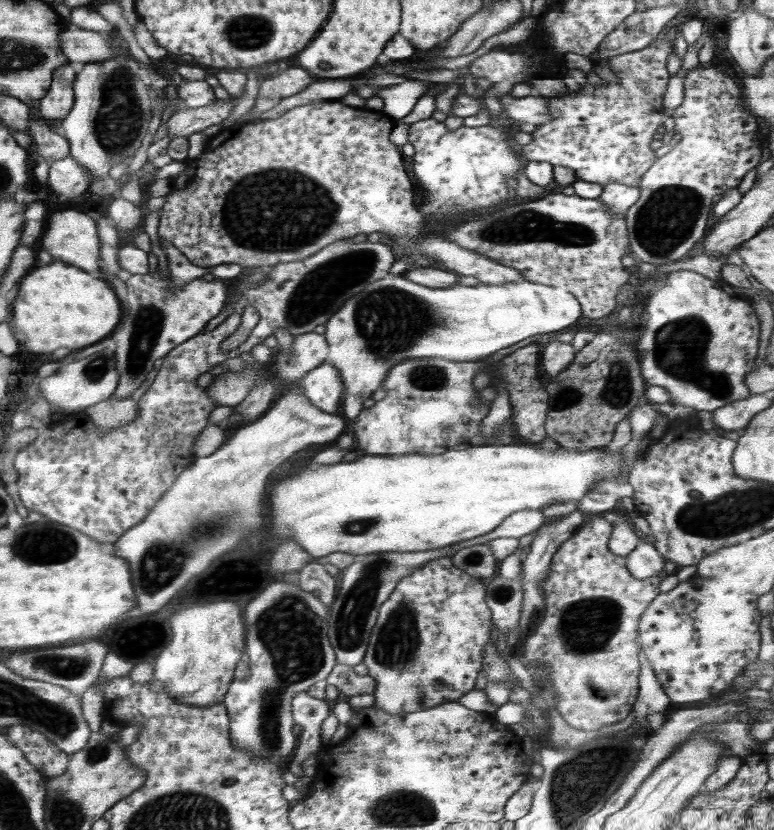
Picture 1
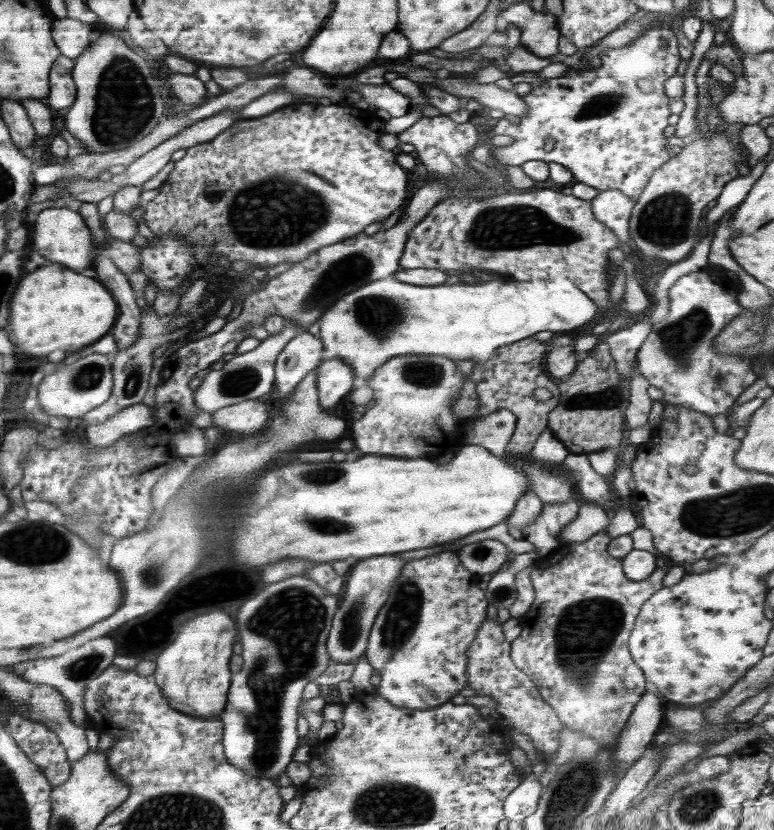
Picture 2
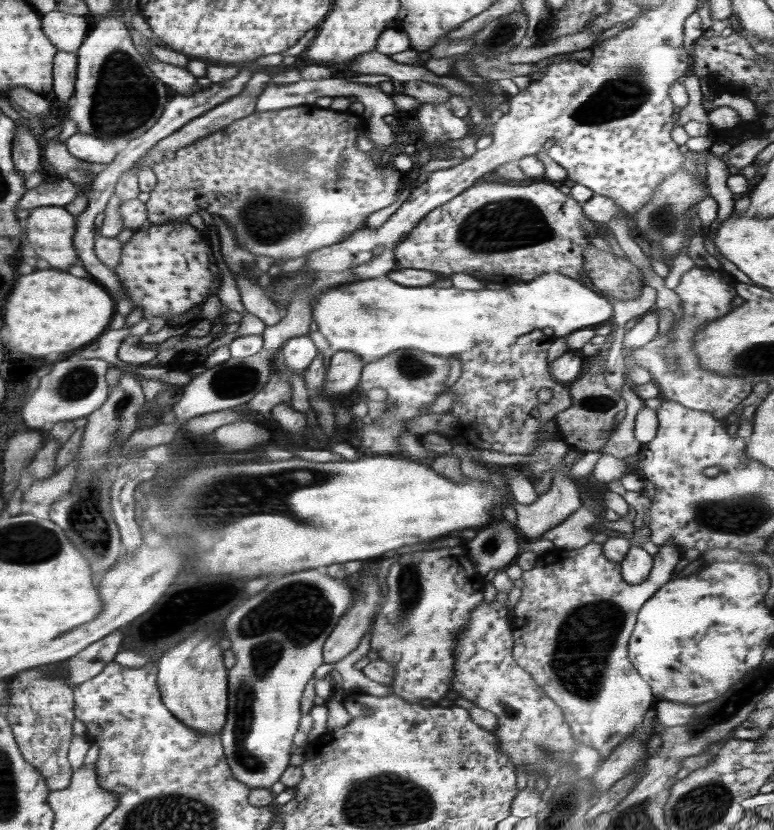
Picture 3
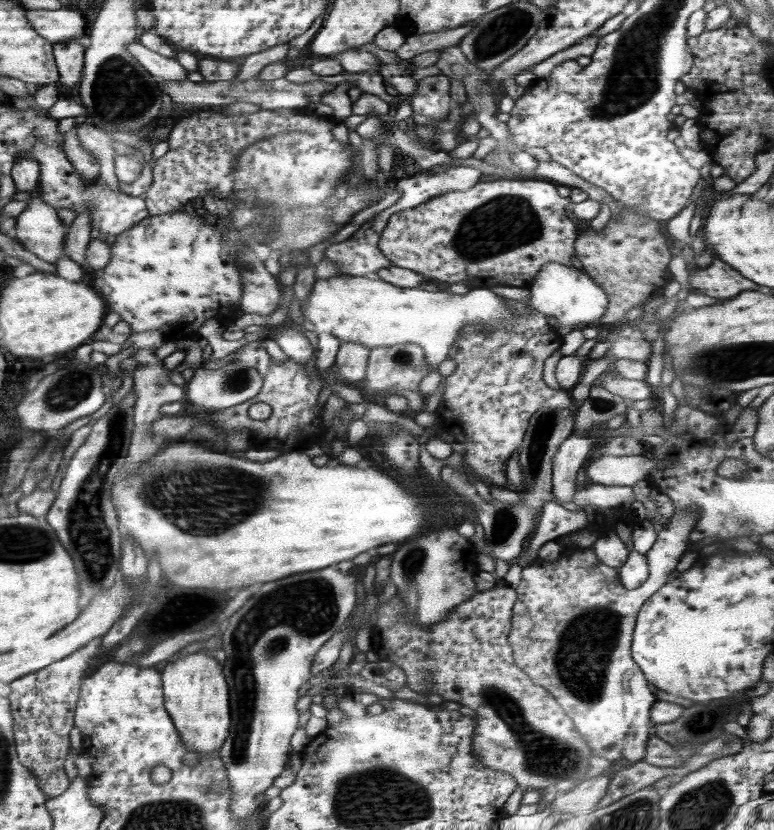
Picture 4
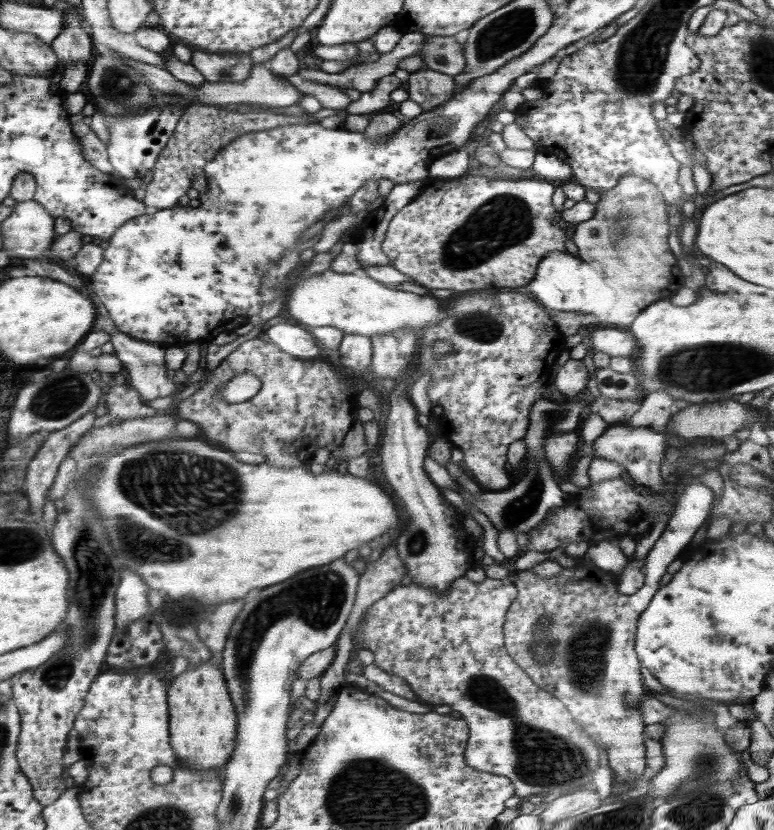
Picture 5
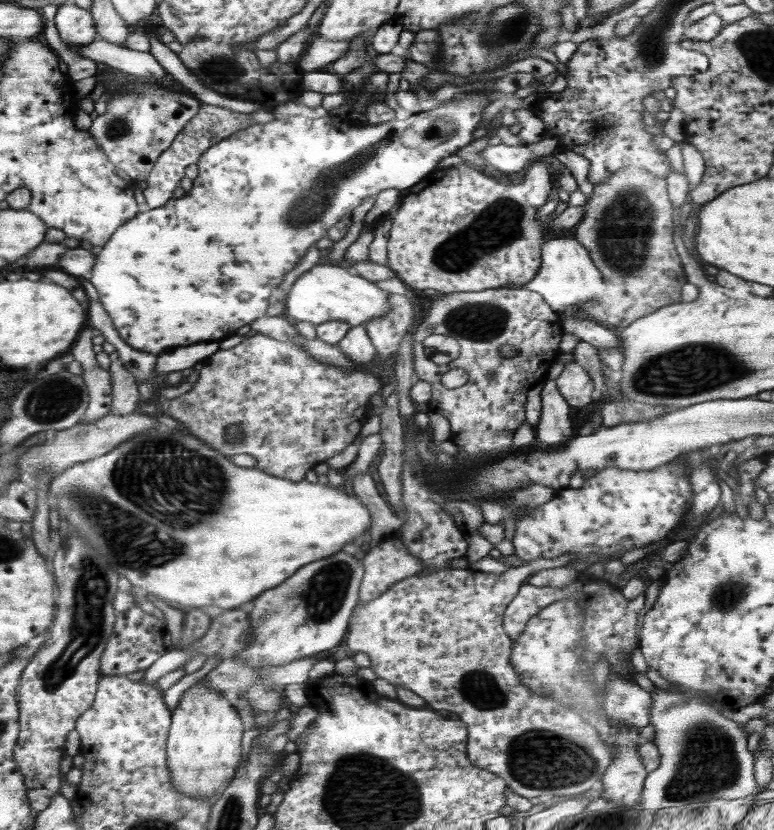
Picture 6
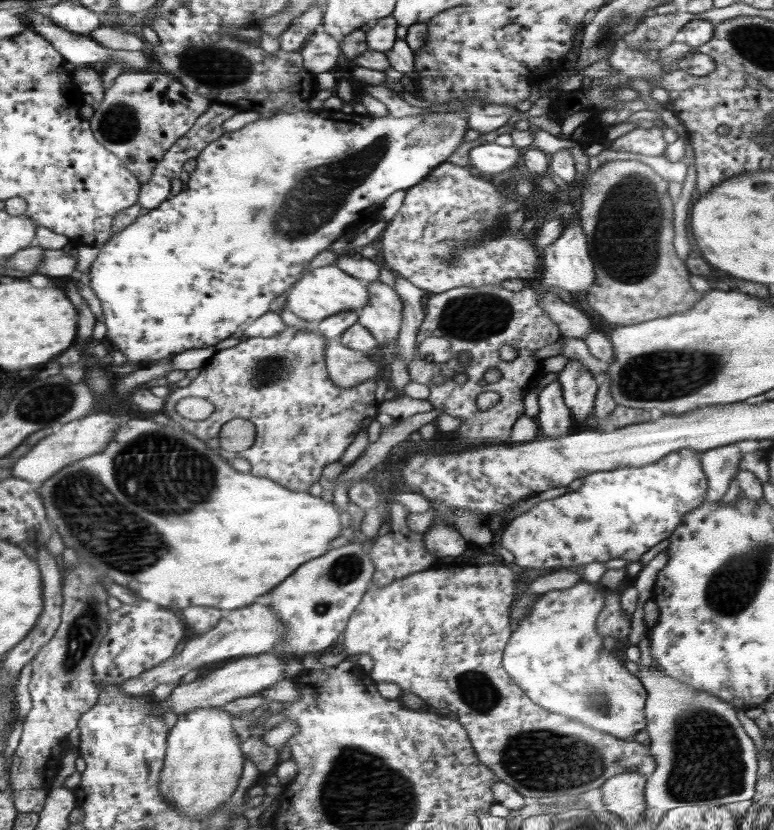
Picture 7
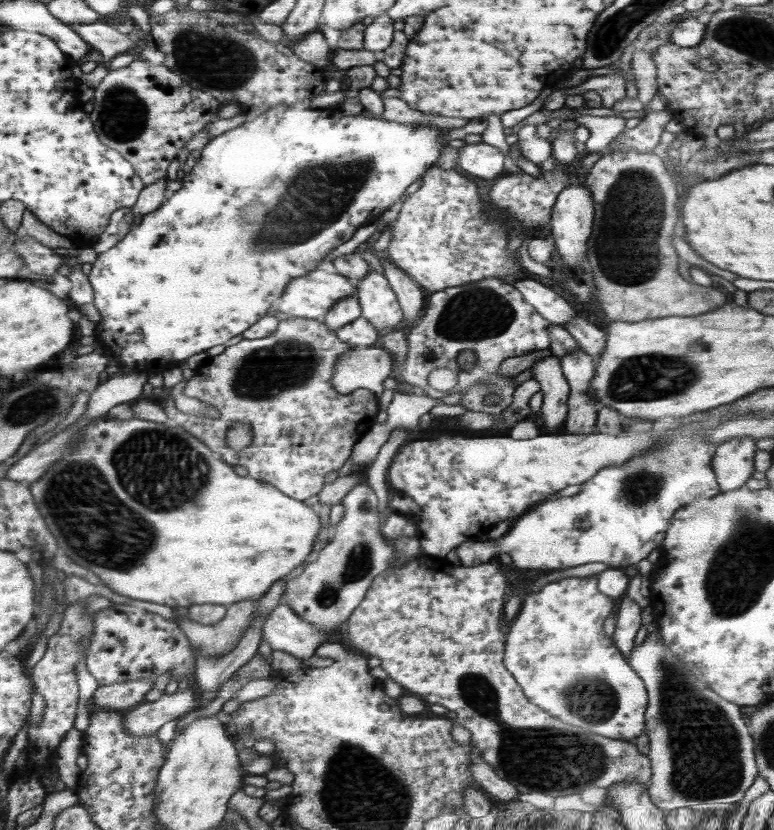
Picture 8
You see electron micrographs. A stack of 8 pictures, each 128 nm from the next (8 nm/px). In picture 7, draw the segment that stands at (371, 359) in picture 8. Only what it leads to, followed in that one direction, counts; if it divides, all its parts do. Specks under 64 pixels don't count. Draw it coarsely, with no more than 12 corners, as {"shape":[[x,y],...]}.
{"shape":[[327,339],[327,376],[352,388],[379,374],[364,352]]}

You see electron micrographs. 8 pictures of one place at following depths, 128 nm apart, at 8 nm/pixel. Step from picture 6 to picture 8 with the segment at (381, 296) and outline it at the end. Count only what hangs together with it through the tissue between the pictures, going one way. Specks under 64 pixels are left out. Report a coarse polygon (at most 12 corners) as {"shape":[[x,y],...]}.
{"shape":[[314,269],[292,279],[276,310],[320,319],[356,295],[357,279]]}

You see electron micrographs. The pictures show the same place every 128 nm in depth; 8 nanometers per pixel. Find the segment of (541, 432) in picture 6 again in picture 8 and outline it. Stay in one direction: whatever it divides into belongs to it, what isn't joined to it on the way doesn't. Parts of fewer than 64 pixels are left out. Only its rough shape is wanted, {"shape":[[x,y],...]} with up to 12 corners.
{"shape":[[548,355],[532,366],[544,396],[544,428],[562,432],[570,387],[559,359]]}

